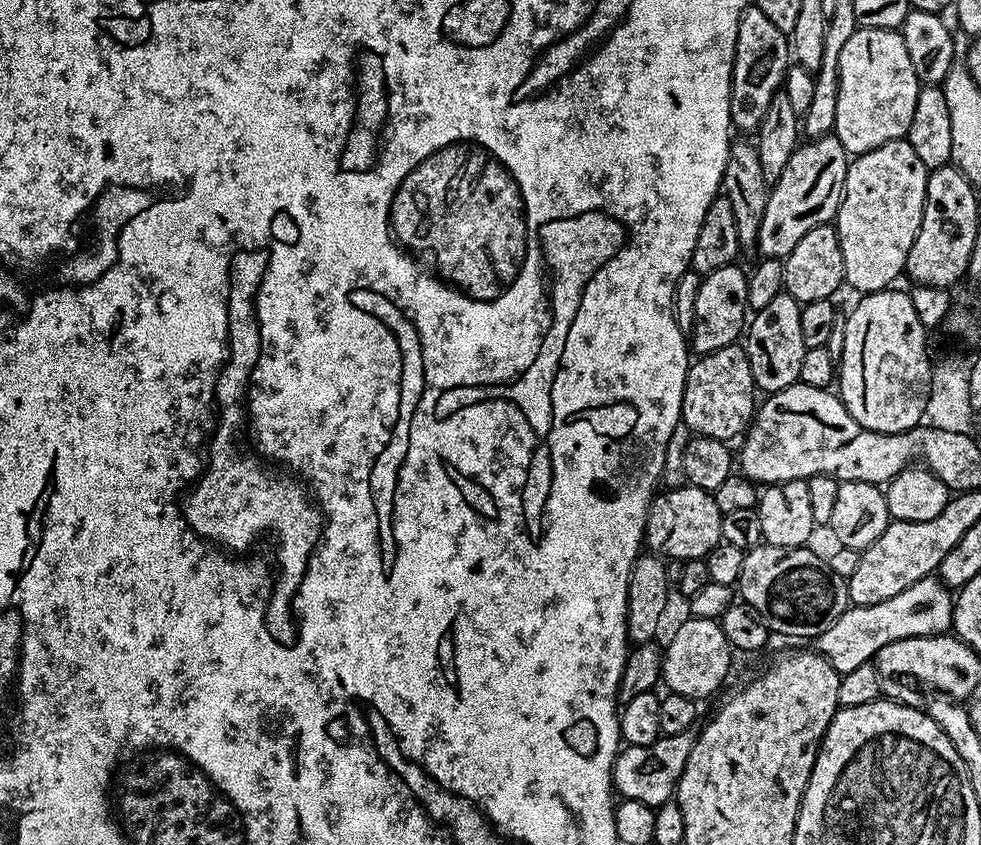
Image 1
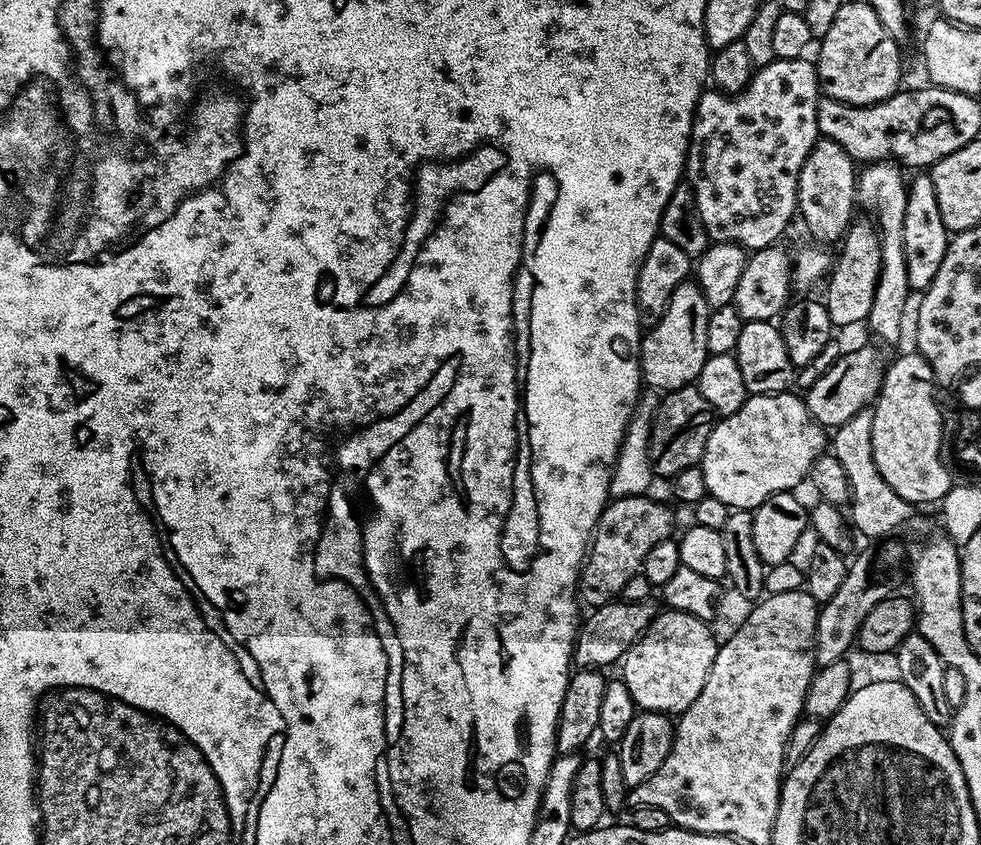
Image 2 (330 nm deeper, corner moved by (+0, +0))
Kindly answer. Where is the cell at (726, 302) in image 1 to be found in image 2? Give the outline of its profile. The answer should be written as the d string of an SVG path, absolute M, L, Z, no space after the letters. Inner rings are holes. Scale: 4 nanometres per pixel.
M691 279L682 281L674 294L670 294L670 302L664 308L662 318L643 333L640 342L640 375L647 387L665 393L687 388L696 381L709 357L706 346L709 311L700 285Z

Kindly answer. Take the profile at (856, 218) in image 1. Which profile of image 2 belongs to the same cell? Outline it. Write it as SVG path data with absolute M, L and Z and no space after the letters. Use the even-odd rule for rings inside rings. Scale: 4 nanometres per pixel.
M871 219L859 220L848 225L848 231L844 233L844 239L839 245L840 257L838 255L835 257L826 280L826 285L828 284L826 305L829 320L834 326L863 325L870 314L870 306L874 302L874 290L878 286L880 233L876 231Z

